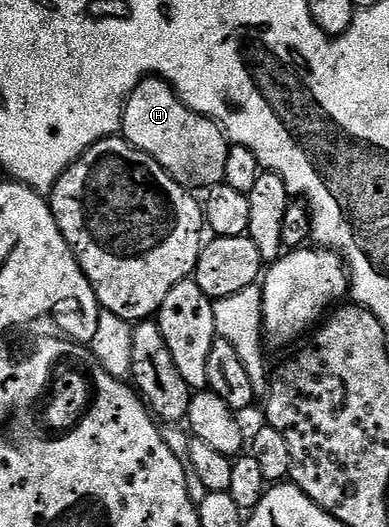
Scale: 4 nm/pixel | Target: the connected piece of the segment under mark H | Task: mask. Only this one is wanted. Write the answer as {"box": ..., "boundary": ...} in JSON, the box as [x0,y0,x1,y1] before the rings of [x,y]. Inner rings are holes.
{"box":[121,78,230,190],"boundary":[[[143,78],[126,99],[122,109],[121,135],[152,156],[182,186],[207,190],[225,181],[225,161],[230,142],[218,123],[190,110],[162,78]]]}

